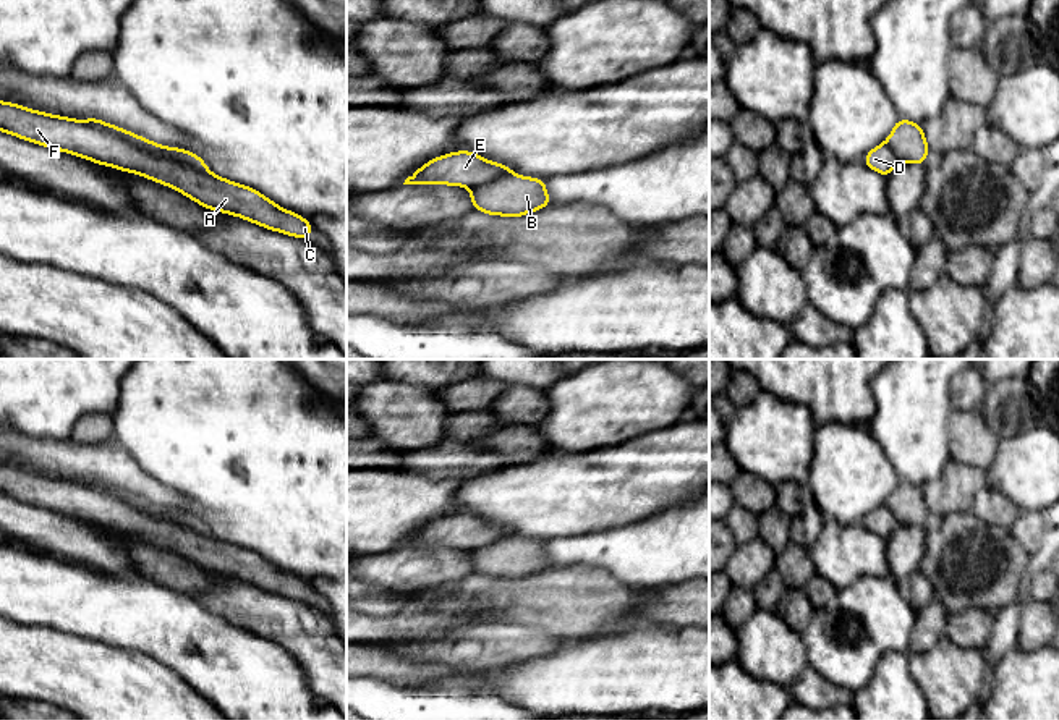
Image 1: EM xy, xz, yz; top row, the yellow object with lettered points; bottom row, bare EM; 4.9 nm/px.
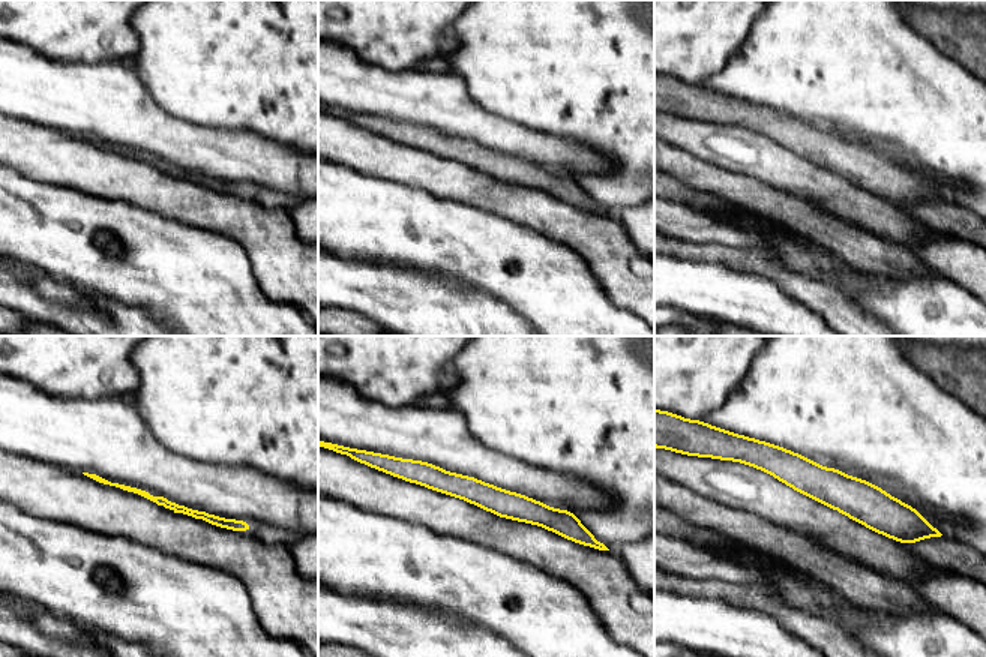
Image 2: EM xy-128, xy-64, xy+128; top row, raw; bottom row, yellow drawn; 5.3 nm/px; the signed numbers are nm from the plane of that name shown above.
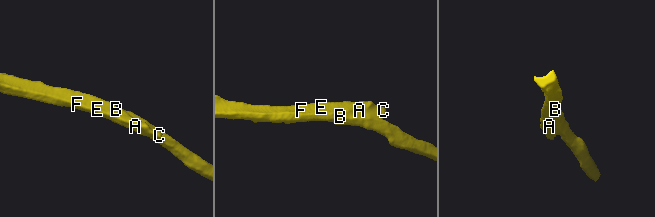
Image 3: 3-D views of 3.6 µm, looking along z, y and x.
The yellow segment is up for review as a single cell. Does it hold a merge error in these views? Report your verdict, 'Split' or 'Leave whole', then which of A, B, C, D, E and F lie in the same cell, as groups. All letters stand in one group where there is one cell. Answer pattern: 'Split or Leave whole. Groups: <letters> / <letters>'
Split. Groups: A C D E F / B

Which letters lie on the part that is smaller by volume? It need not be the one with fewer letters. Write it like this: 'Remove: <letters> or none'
Remove: A, C, D, E, F

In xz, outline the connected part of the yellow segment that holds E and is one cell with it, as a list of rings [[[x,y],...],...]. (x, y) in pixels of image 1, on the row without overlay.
[[[457,513],[436,519],[416,532],[403,547],[450,547],[474,550],[499,539],[513,537],[513,532],[489,524],[470,513]]]

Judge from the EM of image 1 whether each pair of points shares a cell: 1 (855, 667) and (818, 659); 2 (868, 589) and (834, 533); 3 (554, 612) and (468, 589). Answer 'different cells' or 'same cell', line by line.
1: same cell
2: different cells
3: same cell

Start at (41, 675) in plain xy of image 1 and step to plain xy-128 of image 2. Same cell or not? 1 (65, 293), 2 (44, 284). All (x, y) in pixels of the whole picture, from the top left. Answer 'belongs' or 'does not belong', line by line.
1: does not belong
2: does not belong

